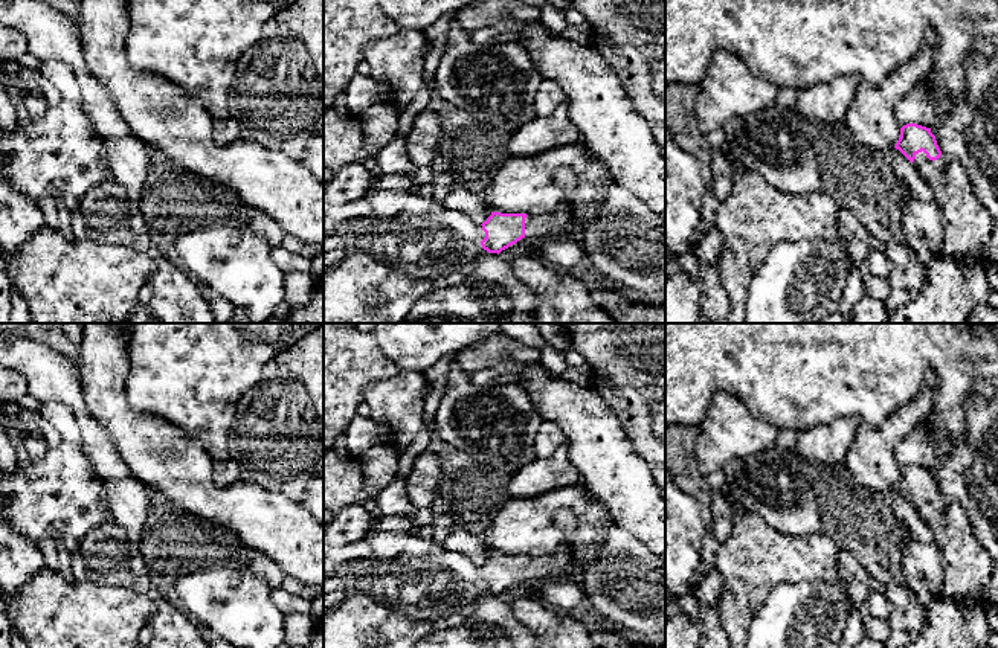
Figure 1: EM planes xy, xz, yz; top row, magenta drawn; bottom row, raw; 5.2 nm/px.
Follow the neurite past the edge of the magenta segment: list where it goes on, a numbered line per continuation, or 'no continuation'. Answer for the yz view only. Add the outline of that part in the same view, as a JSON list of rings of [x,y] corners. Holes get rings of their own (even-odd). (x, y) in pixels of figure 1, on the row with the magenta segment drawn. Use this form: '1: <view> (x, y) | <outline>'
1: yz (966, 223) | [[[923,151],[916,154],[913,166],[931,189],[943,217],[942,256],[955,261],[978,261],[989,265],[987,239],[992,233],[992,215],[974,194],[964,169],[957,162],[946,163],[942,156],[932,162]]]

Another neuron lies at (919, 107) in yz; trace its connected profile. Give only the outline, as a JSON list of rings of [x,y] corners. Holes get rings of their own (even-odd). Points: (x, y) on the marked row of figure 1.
[[[922,84],[894,105],[894,117],[900,127],[917,124],[931,128],[931,125],[938,119],[938,113],[938,102]]]

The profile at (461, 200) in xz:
[[[455,186],[443,200],[443,204],[450,210],[468,215],[478,224],[482,224],[491,215],[491,210],[481,195],[476,195],[461,186]]]

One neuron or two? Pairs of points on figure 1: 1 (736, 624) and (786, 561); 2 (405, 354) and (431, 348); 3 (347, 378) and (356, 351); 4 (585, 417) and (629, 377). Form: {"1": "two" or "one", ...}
{"1": "one", "2": "one", "3": "one", "4": "two"}

